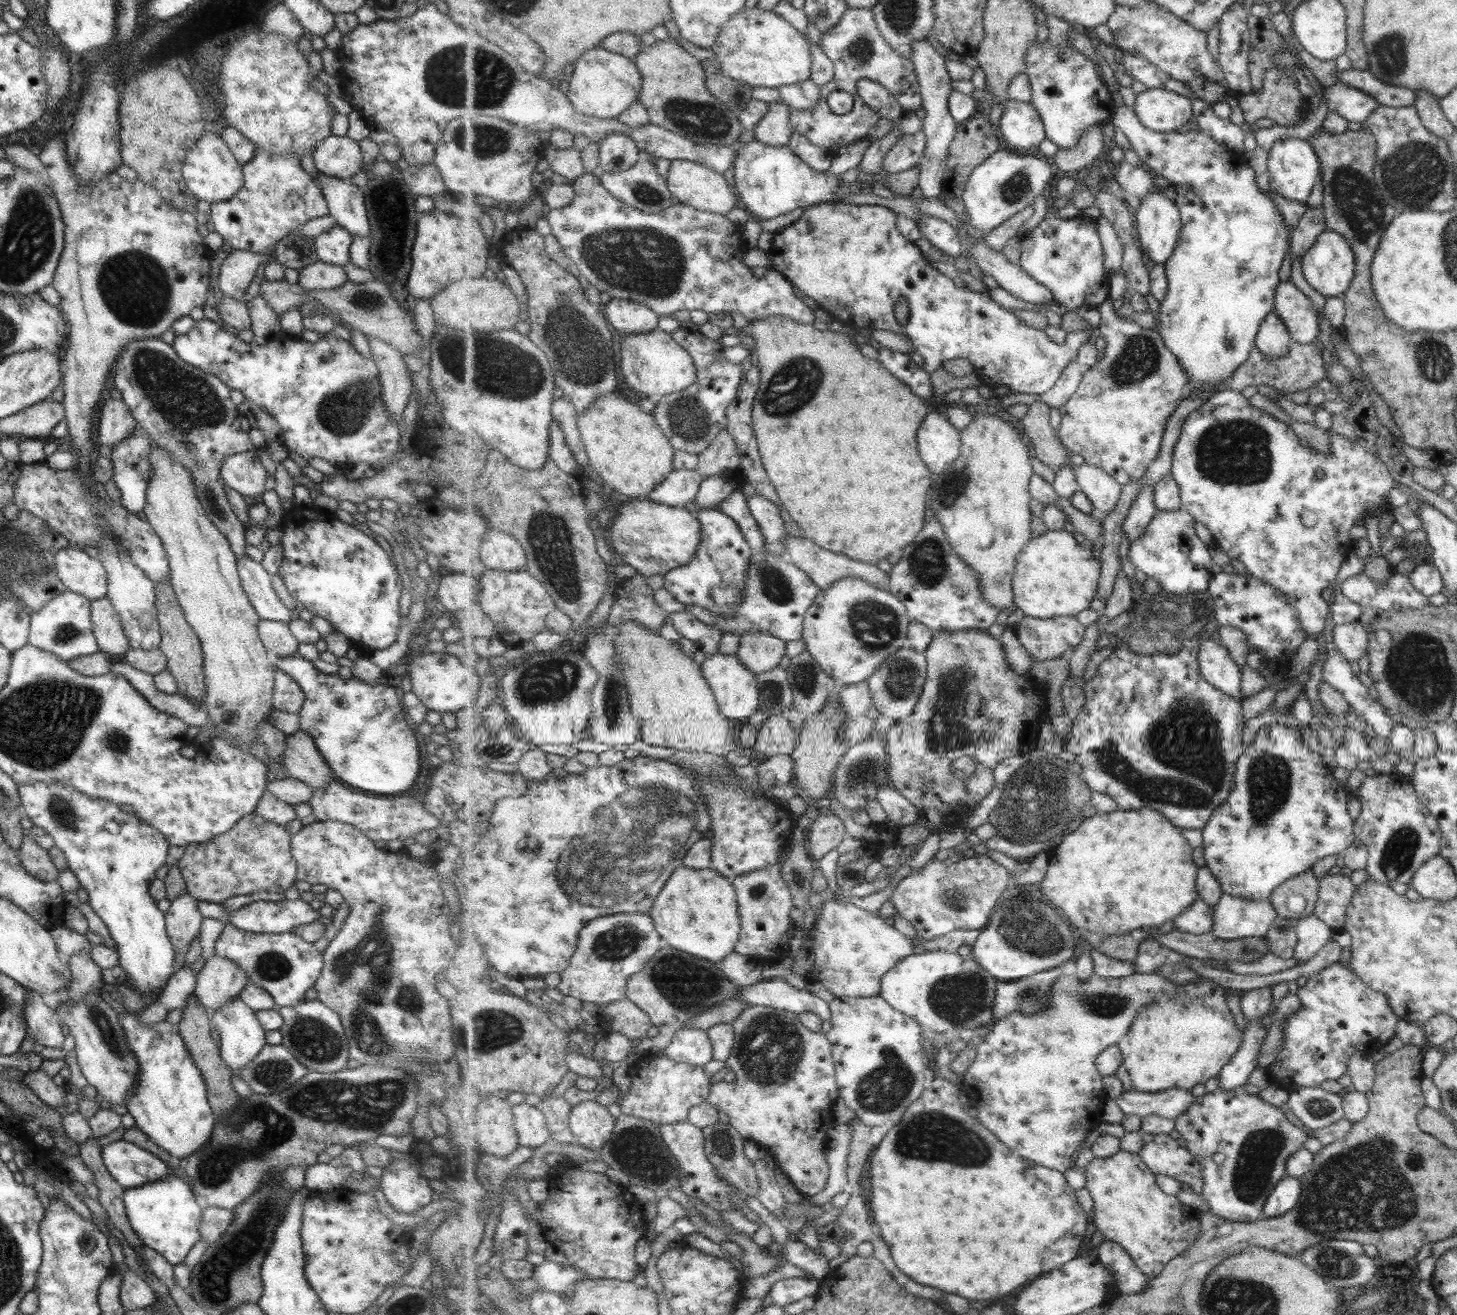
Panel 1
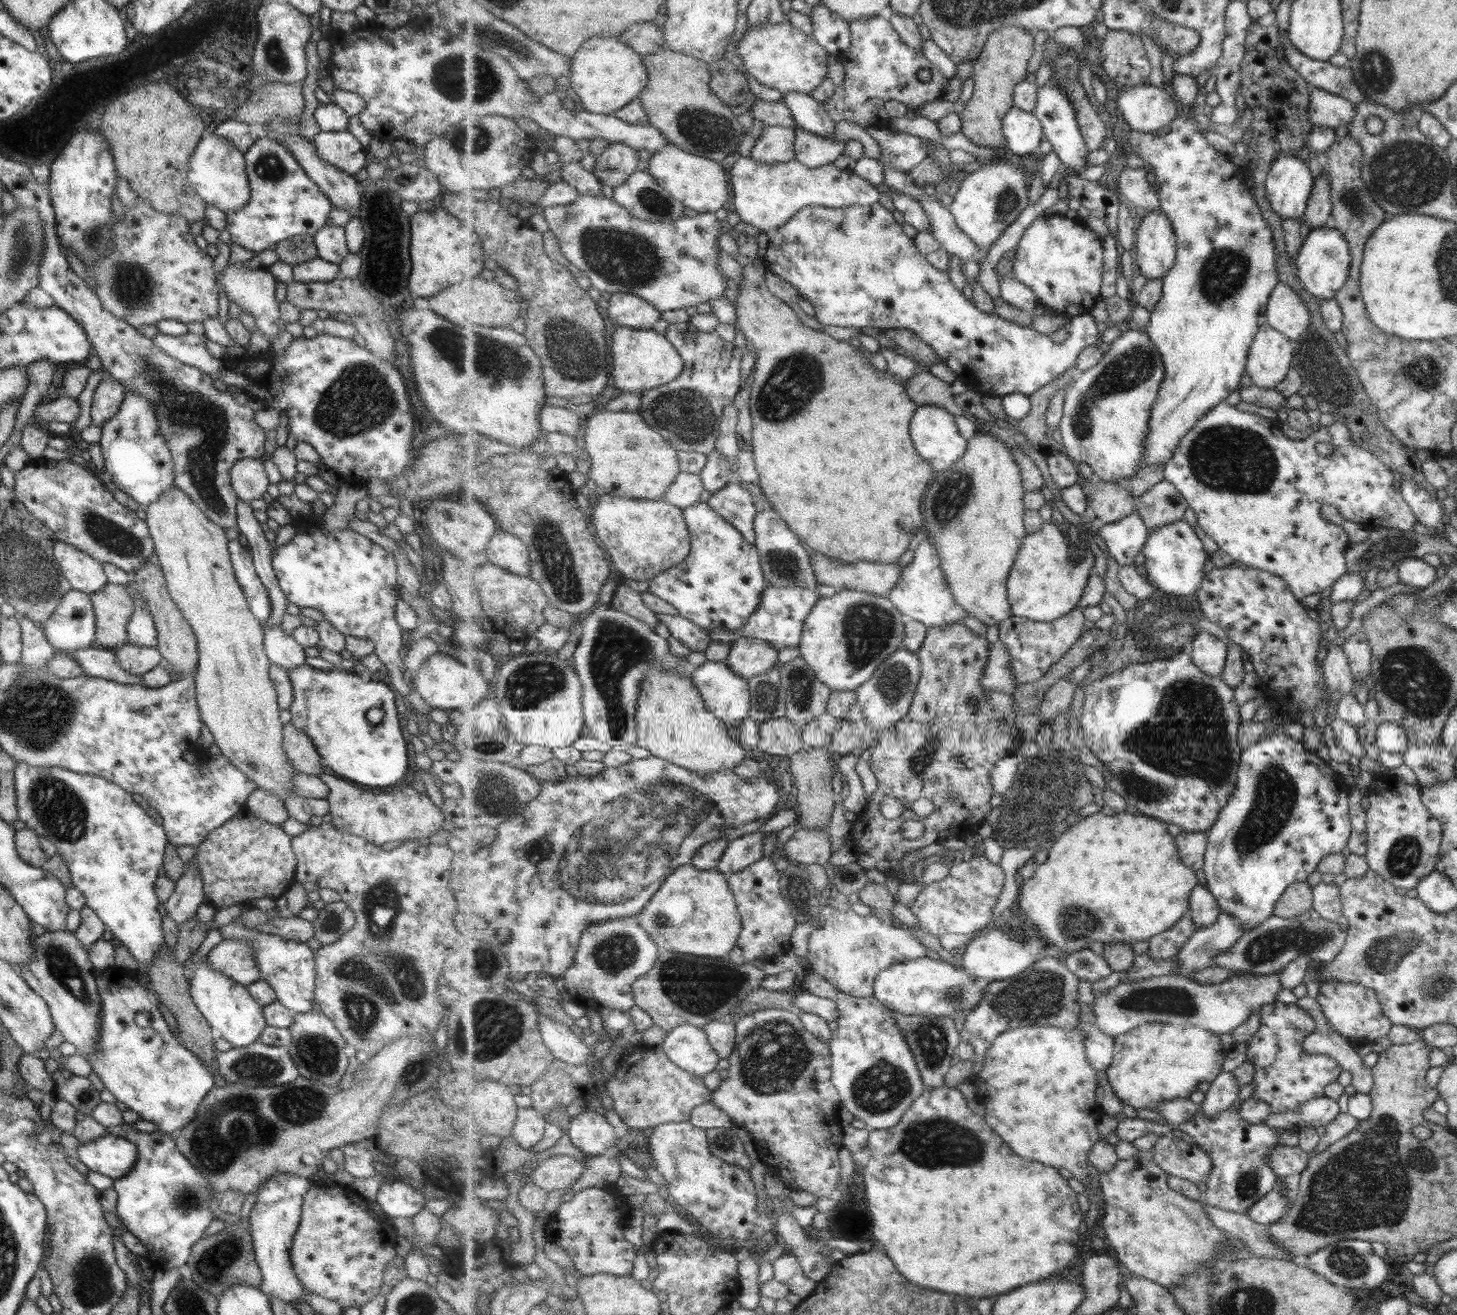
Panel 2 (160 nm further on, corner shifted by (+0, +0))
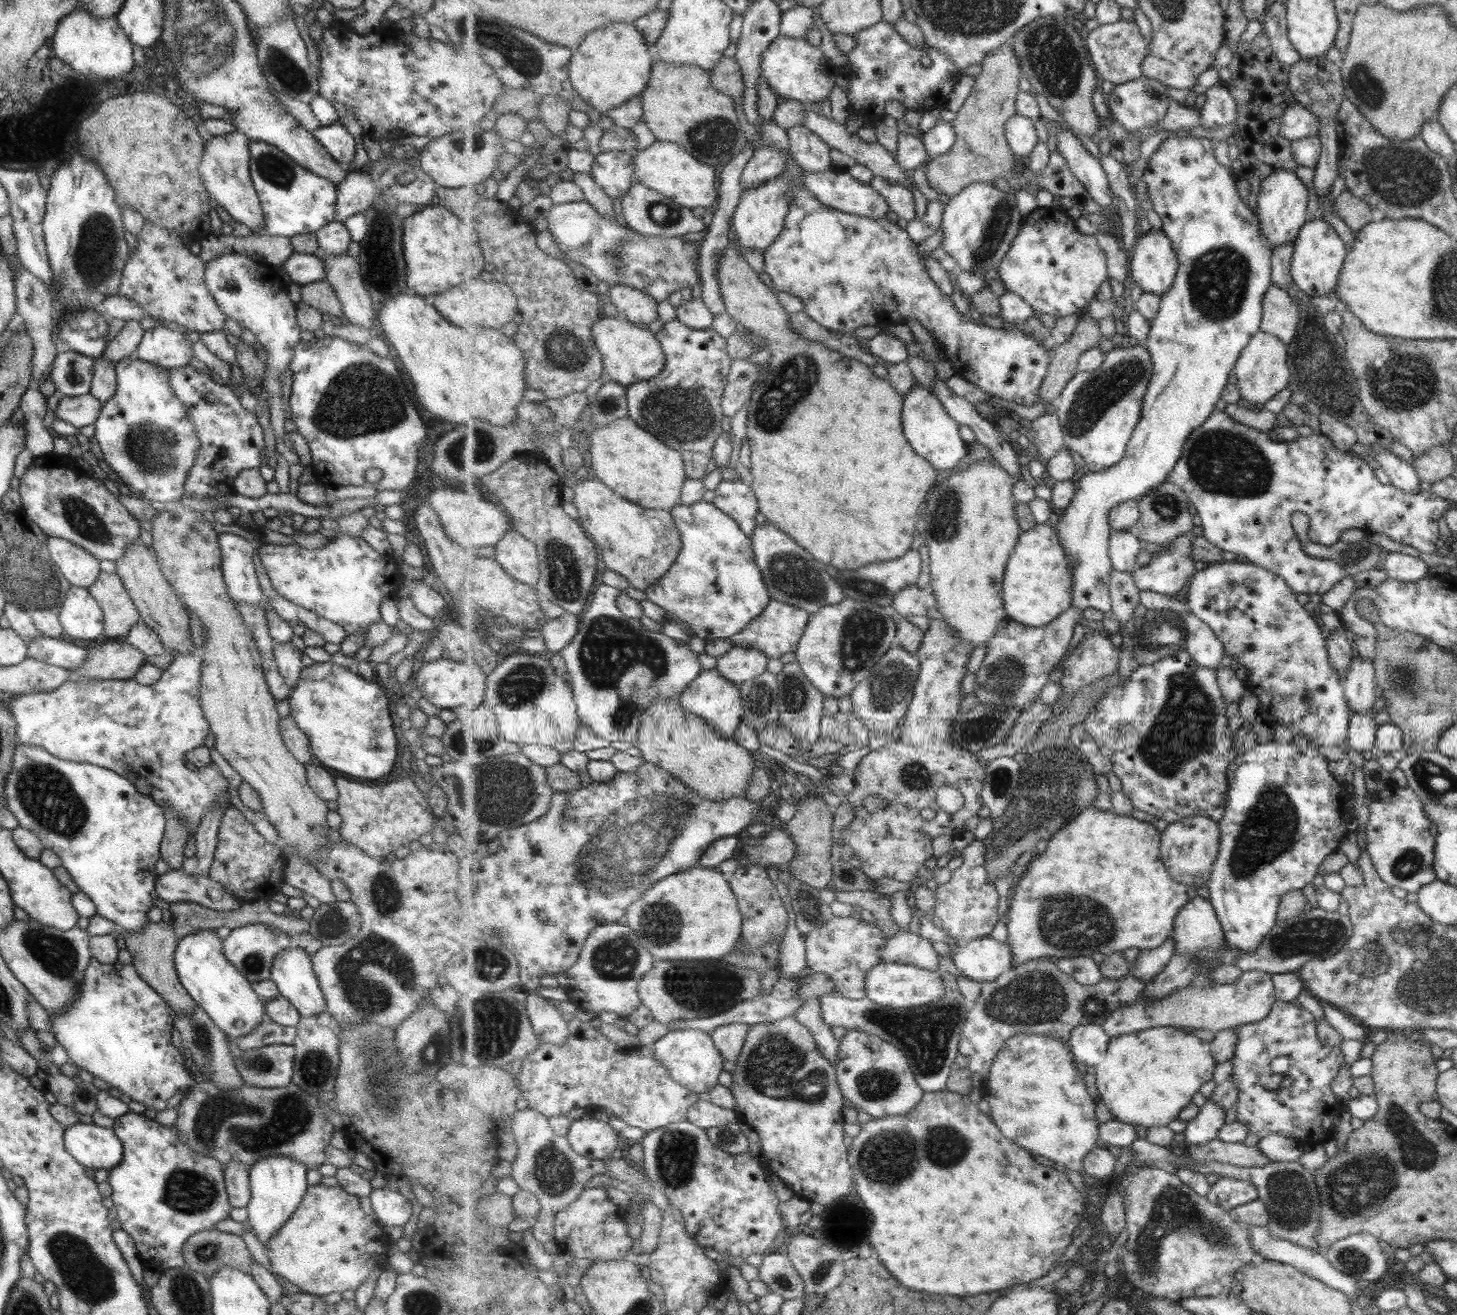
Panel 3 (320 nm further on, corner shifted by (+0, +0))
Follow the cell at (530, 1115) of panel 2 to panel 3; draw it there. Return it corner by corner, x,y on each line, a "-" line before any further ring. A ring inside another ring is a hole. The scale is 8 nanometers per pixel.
525,1108
518,1110
511,1118
511,1132
514,1135
518,1152
512,1167
512,1178
520,1190
528,1190
537,1195
542,1209
536,1214
536,1222
531,1223
534,1238
540,1243
556,1238
556,1217
570,1204
579,1200
586,1189
585,1184
595,1174
611,1174
601,1160
586,1158
571,1147
567,1137
557,1134
551,1126
550,1117
541,1111

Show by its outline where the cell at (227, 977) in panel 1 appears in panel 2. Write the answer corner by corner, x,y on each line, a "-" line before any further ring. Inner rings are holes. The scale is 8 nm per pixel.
222,939
208,952
206,959
213,970
244,987
260,980
254,950
243,939

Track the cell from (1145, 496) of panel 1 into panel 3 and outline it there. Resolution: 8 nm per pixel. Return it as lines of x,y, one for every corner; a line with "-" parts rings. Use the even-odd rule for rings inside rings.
1132,530
1111,532
1110,556
1114,569
1133,574
1140,568
1137,556
1144,544

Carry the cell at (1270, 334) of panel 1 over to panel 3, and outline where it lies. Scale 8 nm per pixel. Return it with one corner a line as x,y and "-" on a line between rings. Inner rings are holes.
1261,330
1255,333
1250,344
1243,350
1232,374
1236,376
1236,385
1240,387
1243,402
1252,407
1254,404
1263,404
1279,390
1285,388
1289,382
1289,368
1286,367
1287,354
1278,338

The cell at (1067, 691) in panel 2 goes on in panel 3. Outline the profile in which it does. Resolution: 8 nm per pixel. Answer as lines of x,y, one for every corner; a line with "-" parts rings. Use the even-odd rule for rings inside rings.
1036,699
1017,719
1005,746
993,749
991,752
983,749
978,753
978,756
982,760
988,759
990,761
1003,755
1013,756
1013,754
1021,752
1023,748
1029,749
1036,741
1037,734
1039,734
1045,722
1053,716
1053,707
1054,705
1045,704
1043,700

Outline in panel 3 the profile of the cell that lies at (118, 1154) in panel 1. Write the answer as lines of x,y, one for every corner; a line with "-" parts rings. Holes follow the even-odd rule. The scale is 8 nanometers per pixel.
77,1122
66,1127
62,1139
65,1151
85,1168
110,1171
121,1162
123,1148
111,1128

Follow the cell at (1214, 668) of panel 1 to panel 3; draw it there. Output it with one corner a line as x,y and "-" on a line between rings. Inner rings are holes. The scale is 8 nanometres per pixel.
1181,613
1180,617
1186,632
1183,639
1184,650
1200,666
1217,670
1217,666
1227,655
1222,639
1204,620
1199,619
1194,613

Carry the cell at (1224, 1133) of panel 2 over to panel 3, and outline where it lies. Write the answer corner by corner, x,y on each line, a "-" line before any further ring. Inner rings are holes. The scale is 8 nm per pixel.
1221,1178
1211,1185
1207,1198
1224,1209
1233,1209
1237,1205
1253,1202
1258,1198
1254,1184
1238,1178

